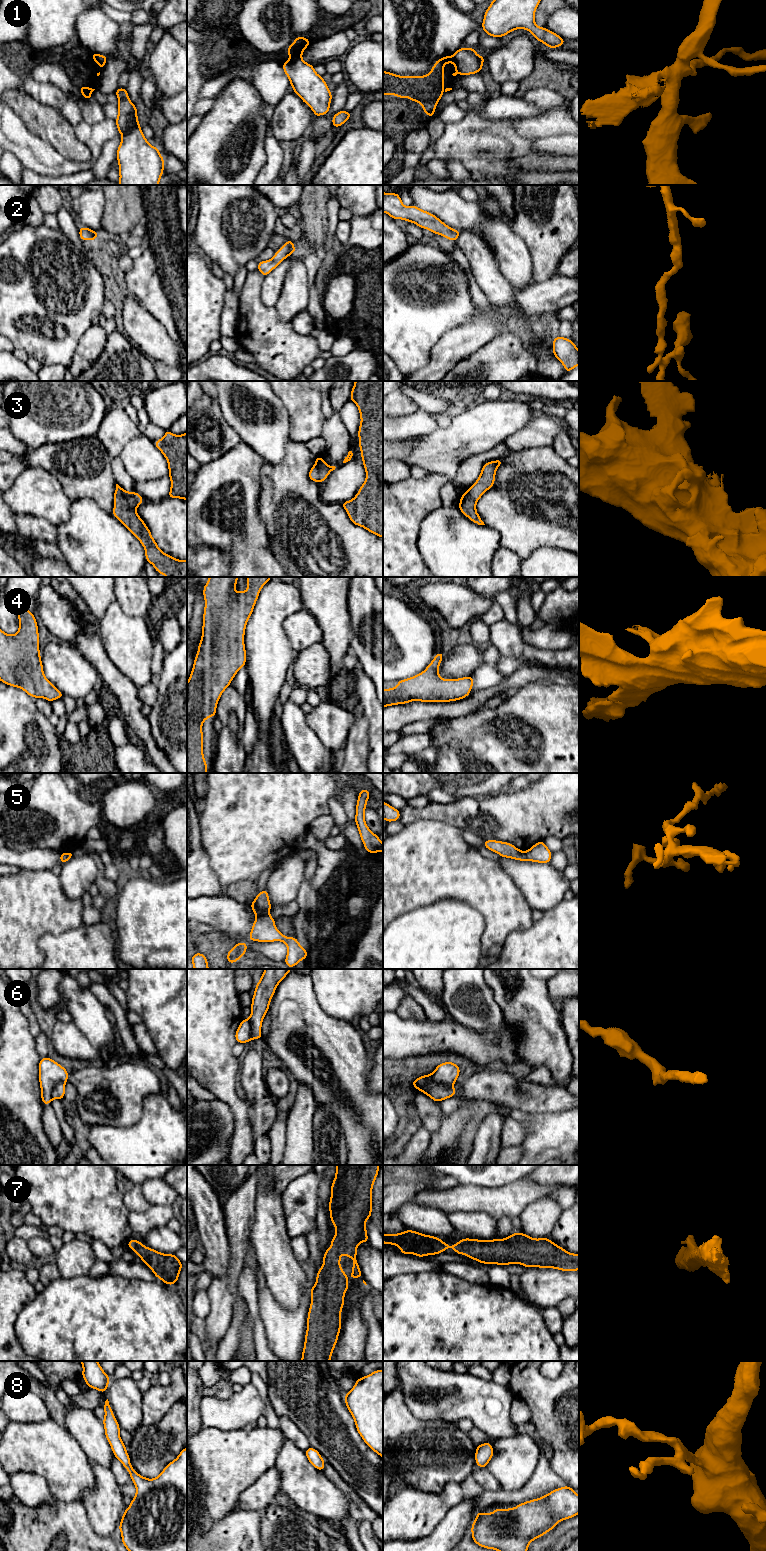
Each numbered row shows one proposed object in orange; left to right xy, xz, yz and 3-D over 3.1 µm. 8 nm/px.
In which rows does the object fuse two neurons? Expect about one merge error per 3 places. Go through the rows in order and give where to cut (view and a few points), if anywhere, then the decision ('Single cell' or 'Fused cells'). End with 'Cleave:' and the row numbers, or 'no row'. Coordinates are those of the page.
1: Split along xz (300, 56), (293, 57), (290, 60). Fused cells
2: No split. Single cell
3: No split. Single cell
4: No split. Single cell
5: Split along xz (268, 914), (256, 917). Fused cells
6: Split along yz (431, 1074), (435, 1081), (452, 1086). Fused cells
7: No split. Single cell
8: No split. Single cell
Cleave: 1, 5, 6

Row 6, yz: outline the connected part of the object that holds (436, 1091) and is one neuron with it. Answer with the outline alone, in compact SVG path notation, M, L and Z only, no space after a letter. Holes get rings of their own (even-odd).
M428 1074L426 1076L423 1075L413 1080L412 1086L438 1103L444 1099L454 1096L457 1093L453 1086L435 1082L432 1078L432 1074Z

